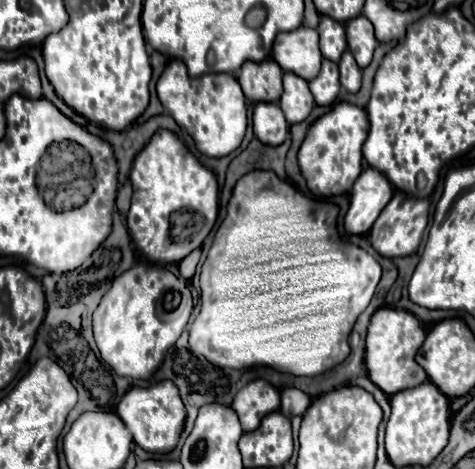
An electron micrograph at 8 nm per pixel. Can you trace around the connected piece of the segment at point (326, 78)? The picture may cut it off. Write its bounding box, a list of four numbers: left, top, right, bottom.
[308,59,340,105]

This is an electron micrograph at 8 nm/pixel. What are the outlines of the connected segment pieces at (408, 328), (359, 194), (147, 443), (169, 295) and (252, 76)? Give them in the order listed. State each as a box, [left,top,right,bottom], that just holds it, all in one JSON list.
[[364,307,428,395],[344,167,392,235],[118,381,186,453],[94,263,194,379],[238,59,282,103]]

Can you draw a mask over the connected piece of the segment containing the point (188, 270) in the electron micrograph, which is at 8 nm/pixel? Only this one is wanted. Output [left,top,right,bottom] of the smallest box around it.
[178,249,200,279]

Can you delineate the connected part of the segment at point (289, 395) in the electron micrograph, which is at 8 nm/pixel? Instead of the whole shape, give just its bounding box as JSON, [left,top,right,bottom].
[280,387,310,417]

